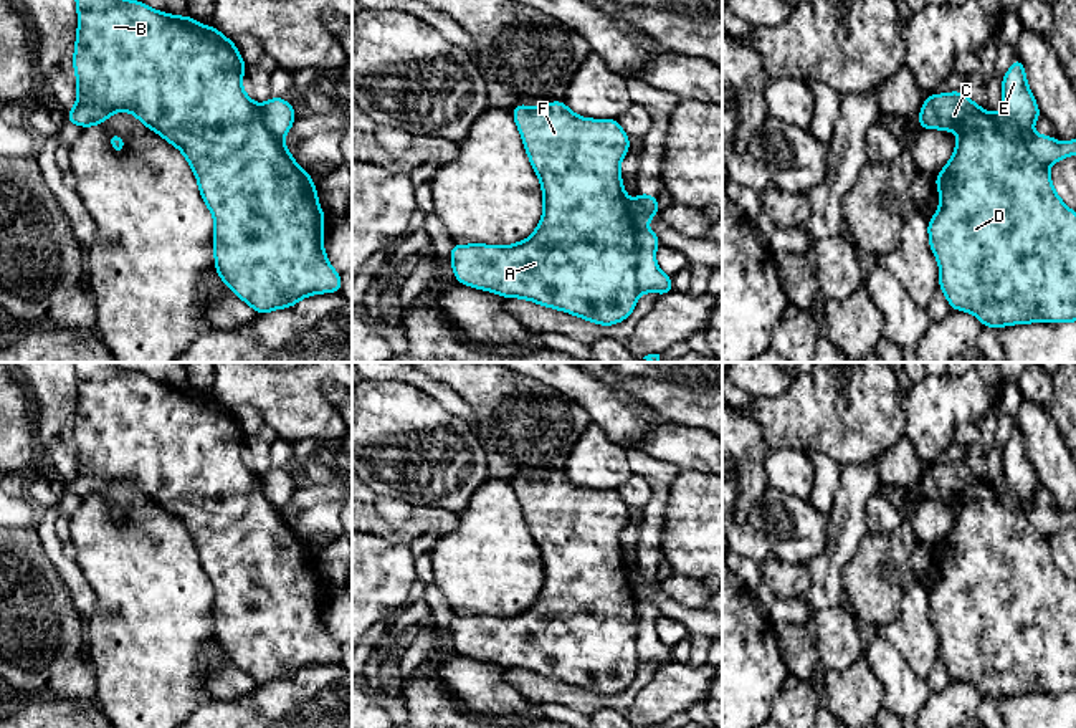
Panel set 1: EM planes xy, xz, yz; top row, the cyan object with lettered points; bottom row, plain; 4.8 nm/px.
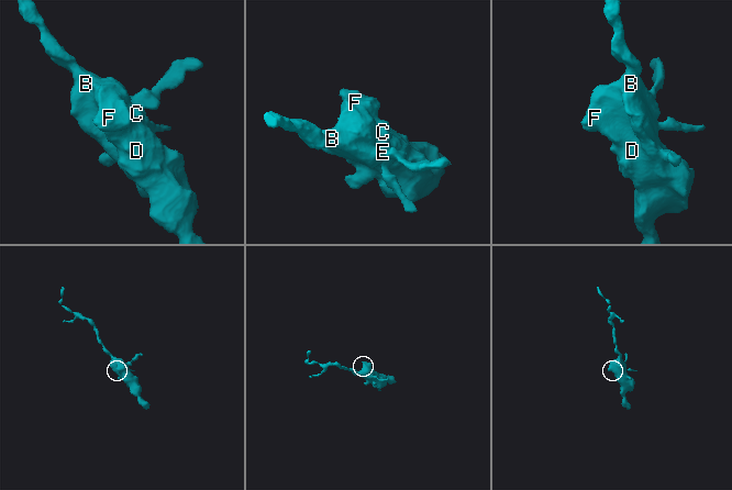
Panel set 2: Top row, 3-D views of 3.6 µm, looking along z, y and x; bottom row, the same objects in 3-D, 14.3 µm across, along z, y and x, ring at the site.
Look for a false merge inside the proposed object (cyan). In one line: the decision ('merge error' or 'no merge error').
merge error

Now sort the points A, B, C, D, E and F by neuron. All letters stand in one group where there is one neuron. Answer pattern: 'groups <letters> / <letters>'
groups A B D E F / C

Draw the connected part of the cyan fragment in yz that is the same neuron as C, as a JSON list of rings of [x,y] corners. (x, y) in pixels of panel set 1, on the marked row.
[[[962,91],[929,94],[917,121],[922,129],[955,131],[997,127],[995,116],[978,108]]]

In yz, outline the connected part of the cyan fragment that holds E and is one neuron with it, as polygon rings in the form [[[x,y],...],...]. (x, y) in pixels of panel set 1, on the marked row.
[[[1016,56],[1002,79],[1002,94],[1003,94],[1003,111],[993,114],[997,119],[995,129],[955,129],[959,141],[955,151],[947,162],[947,165],[936,175],[936,185],[940,192],[940,204],[936,215],[927,222],[929,228],[929,245],[937,258],[940,268],[939,288],[947,296],[947,301],[952,309],[970,311],[974,313],[982,326],[990,326],[993,329],[1008,326],[1008,324],[1023,324],[1023,323],[1066,323],[1076,321],[1076,212],[1069,210],[1064,202],[1058,197],[1050,179],[1048,165],[1040,160],[1028,147],[1026,141],[1038,137],[1031,126],[1041,117],[1036,106],[1036,99],[1030,93],[1025,66]]]

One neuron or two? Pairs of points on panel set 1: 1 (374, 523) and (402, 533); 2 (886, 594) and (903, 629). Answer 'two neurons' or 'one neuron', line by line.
1: one neuron
2: two neurons

